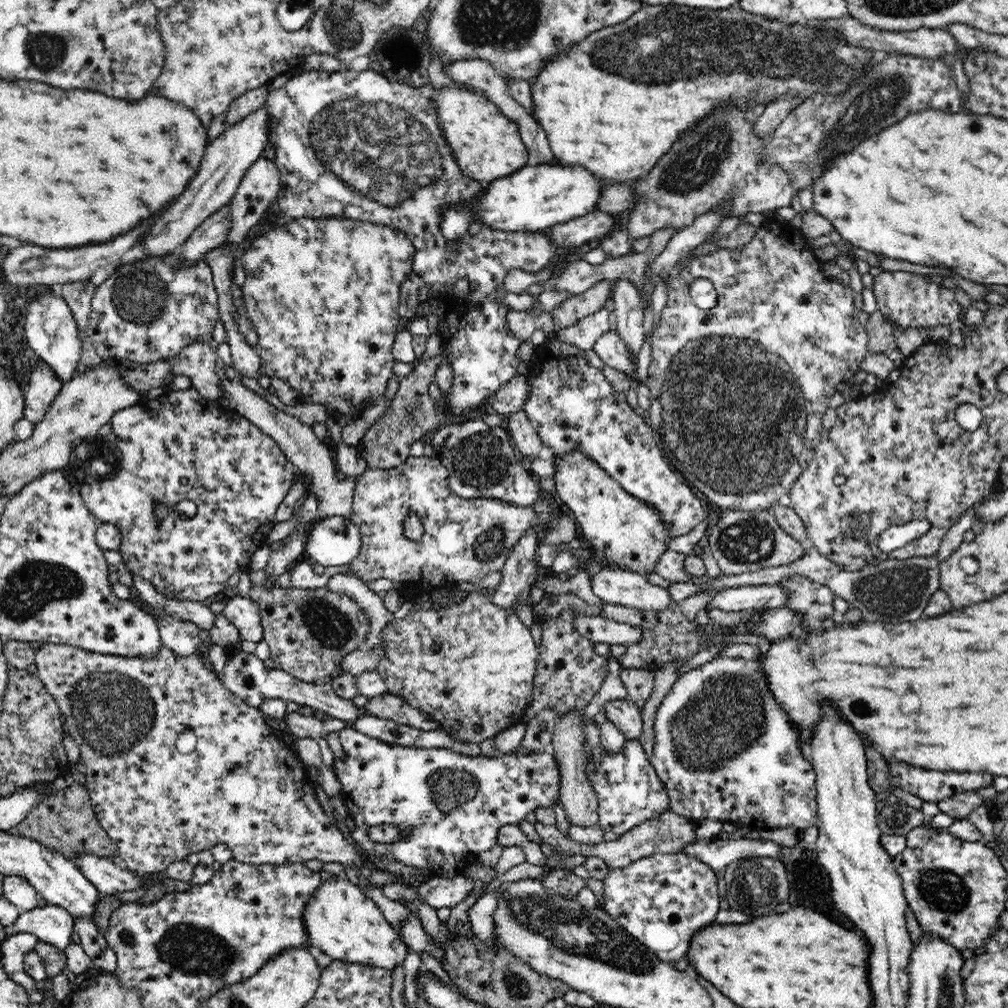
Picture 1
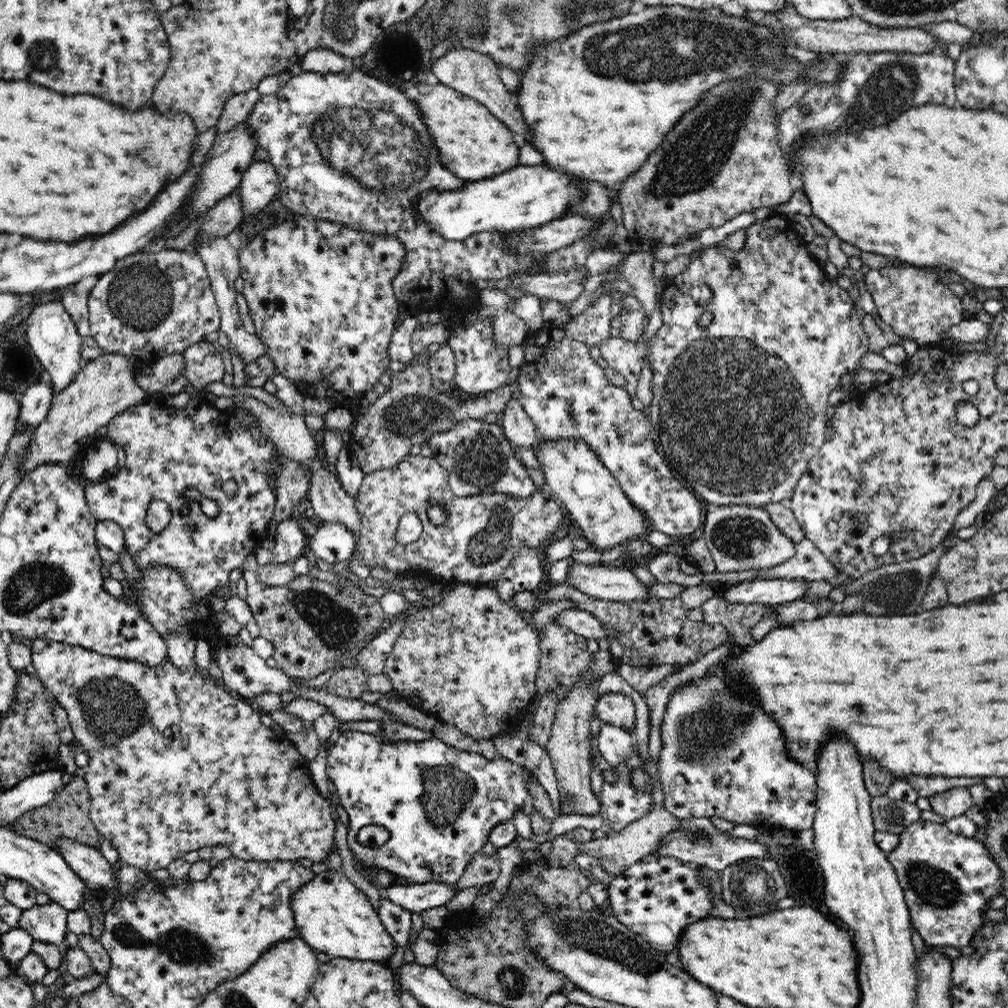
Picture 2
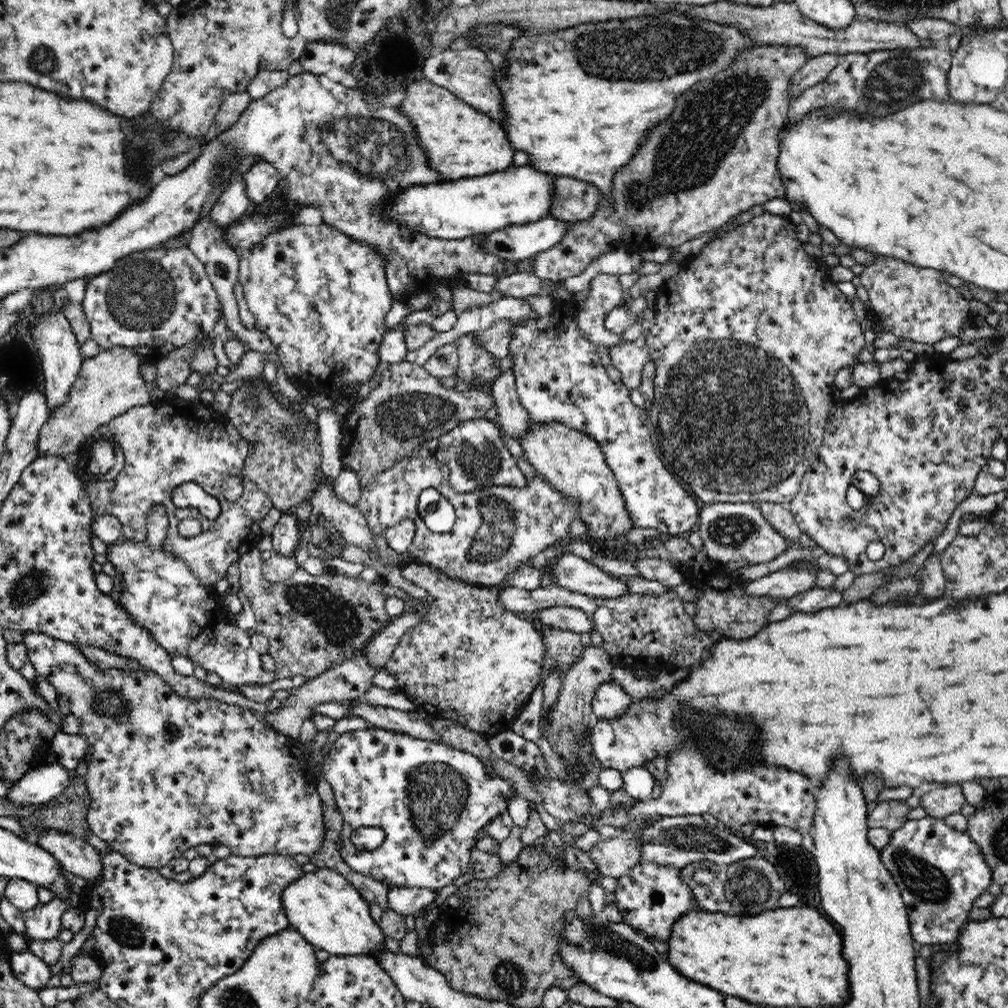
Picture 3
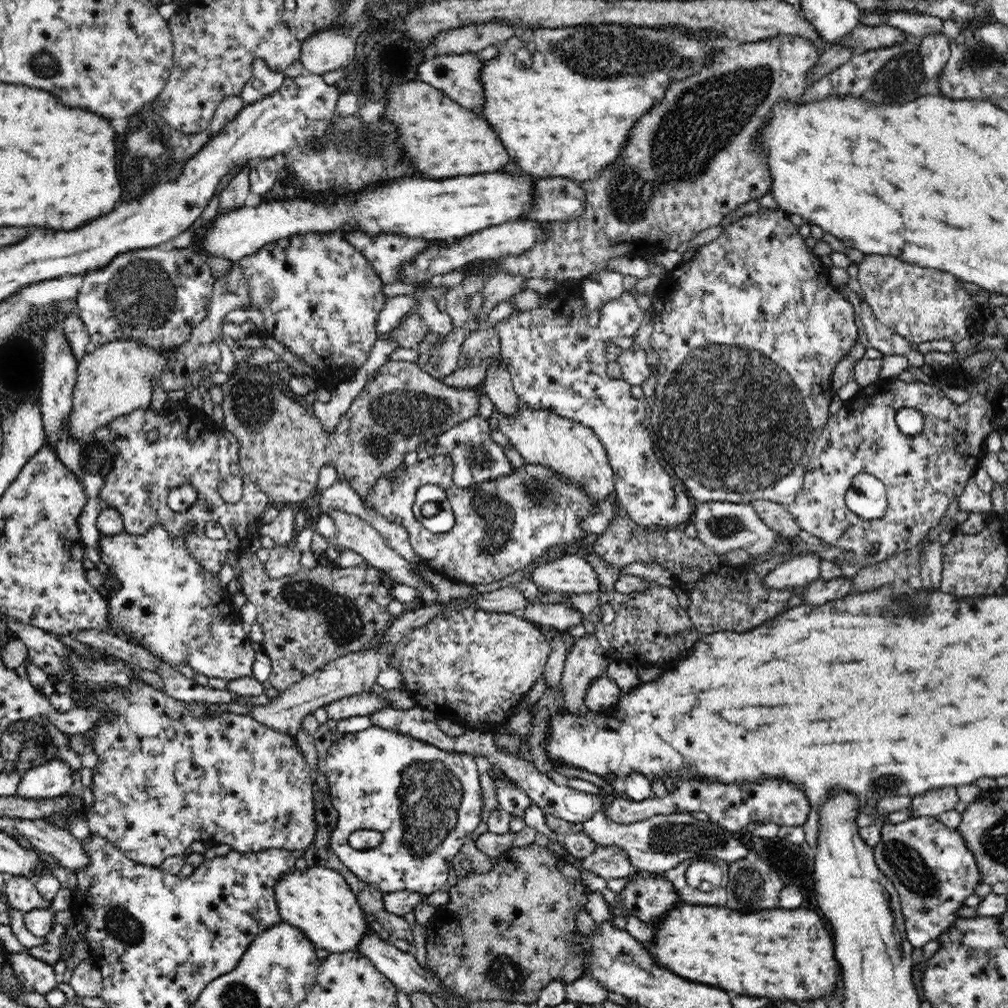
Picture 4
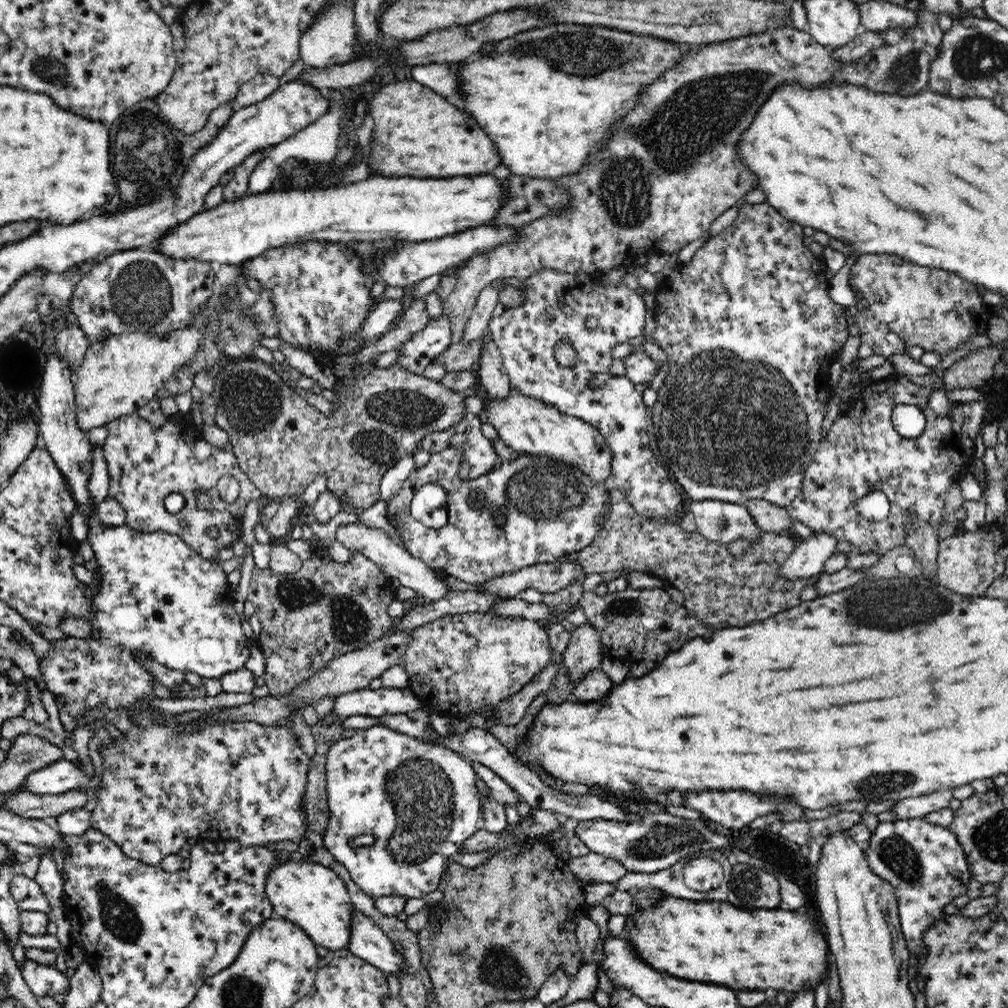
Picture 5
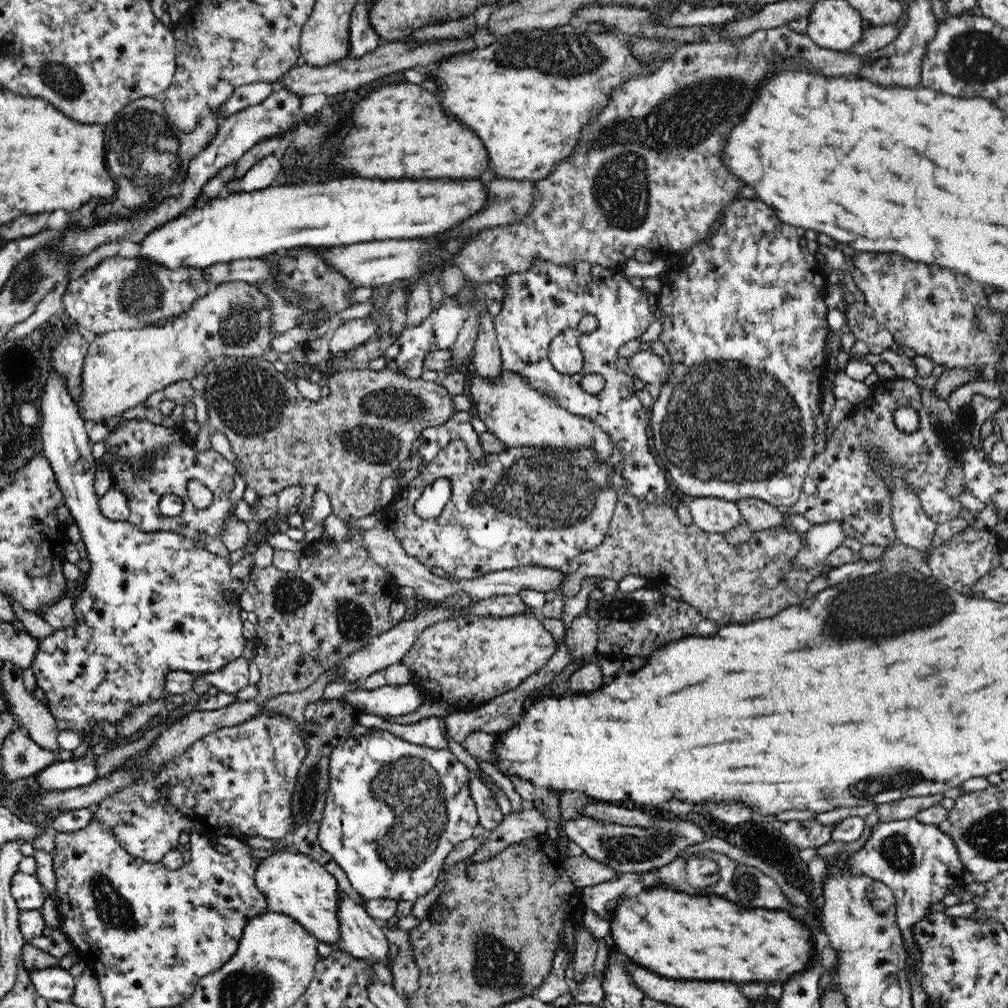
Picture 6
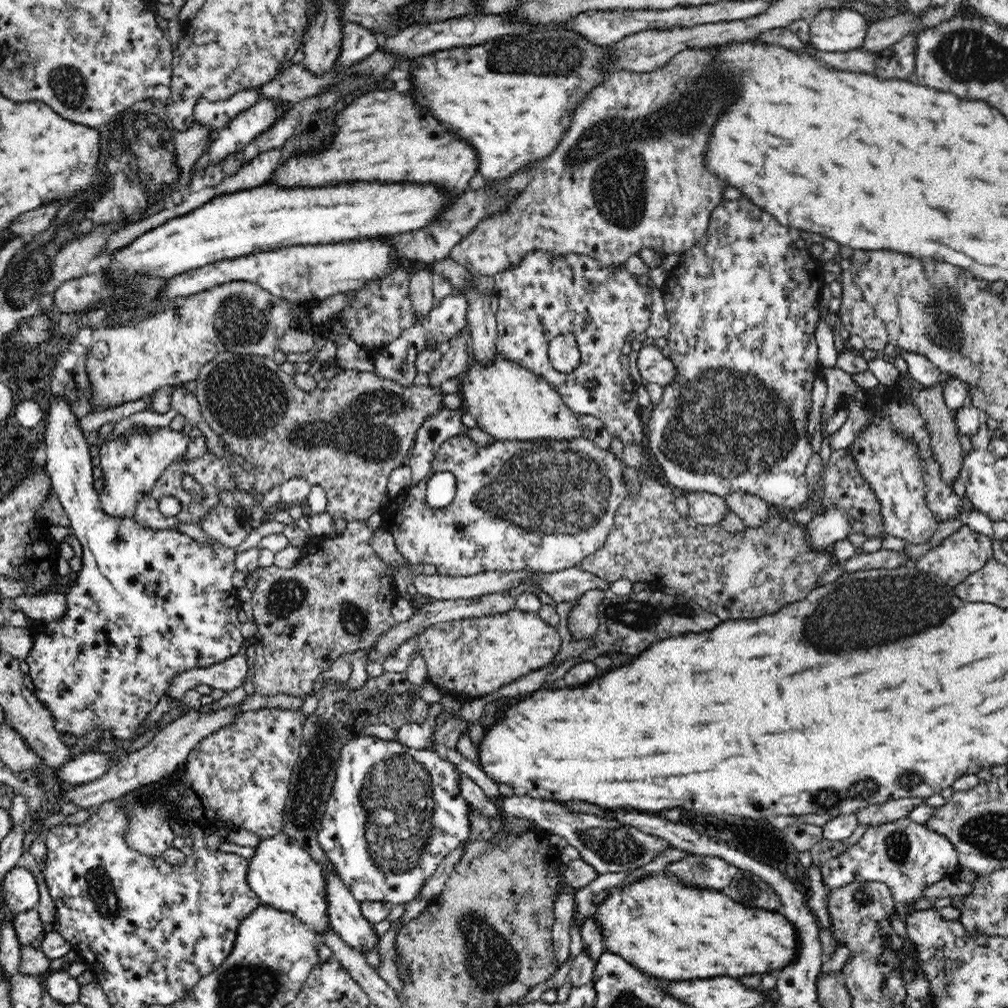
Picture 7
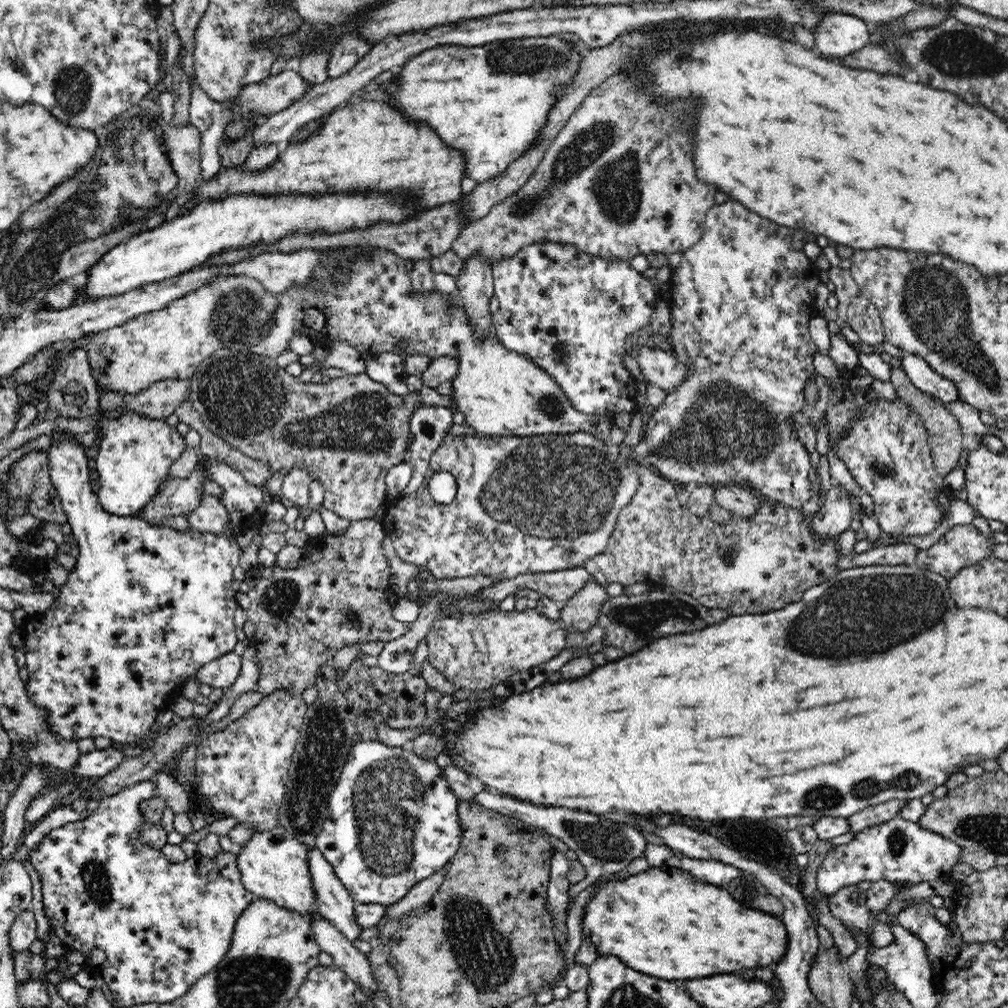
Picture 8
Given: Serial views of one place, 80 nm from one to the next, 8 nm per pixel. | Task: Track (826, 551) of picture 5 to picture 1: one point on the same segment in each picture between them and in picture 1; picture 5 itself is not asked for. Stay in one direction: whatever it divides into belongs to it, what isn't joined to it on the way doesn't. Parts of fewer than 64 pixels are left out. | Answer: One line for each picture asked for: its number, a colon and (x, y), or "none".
1: (743, 598)
2: (777, 591)
3: (784, 583)
4: (797, 572)

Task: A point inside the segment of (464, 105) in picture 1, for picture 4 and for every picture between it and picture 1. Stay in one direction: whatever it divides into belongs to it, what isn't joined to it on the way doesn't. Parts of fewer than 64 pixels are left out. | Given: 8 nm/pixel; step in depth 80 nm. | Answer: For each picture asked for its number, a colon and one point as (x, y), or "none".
2: (474, 144)
3: (461, 142)
4: (442, 139)

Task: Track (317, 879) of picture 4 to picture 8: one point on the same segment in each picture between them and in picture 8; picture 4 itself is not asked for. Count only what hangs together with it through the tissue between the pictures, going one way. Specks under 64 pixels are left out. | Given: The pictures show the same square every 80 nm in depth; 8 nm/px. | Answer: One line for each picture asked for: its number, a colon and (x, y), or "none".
5: (314, 897)
6: (293, 884)
7: (284, 876)
8: (273, 865)

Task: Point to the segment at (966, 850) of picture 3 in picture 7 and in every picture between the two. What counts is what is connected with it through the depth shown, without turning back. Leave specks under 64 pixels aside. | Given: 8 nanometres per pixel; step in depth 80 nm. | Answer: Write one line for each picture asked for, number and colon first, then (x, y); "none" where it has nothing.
4: (930, 865)
5: (925, 863)
6: (910, 857)
7: (908, 856)

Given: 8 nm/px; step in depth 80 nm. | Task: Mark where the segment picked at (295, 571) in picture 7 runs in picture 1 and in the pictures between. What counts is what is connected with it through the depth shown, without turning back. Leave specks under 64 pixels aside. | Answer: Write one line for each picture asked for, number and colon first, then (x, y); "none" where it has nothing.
1: (309, 632)
2: (314, 625)
3: (311, 622)
4: (317, 615)
5: (326, 609)
6: (338, 599)

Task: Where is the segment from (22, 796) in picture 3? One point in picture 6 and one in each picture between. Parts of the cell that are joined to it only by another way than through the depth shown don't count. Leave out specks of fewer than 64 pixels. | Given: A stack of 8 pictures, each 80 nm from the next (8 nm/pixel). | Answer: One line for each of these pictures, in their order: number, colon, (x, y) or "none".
4: (54, 778)
5: (62, 776)
6: (63, 775)

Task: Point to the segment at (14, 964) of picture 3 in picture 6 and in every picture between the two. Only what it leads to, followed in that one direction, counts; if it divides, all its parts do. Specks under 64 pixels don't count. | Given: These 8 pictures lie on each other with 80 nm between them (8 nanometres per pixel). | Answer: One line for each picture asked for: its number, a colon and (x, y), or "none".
4: (35, 975)
5: (44, 981)
6: (56, 984)

